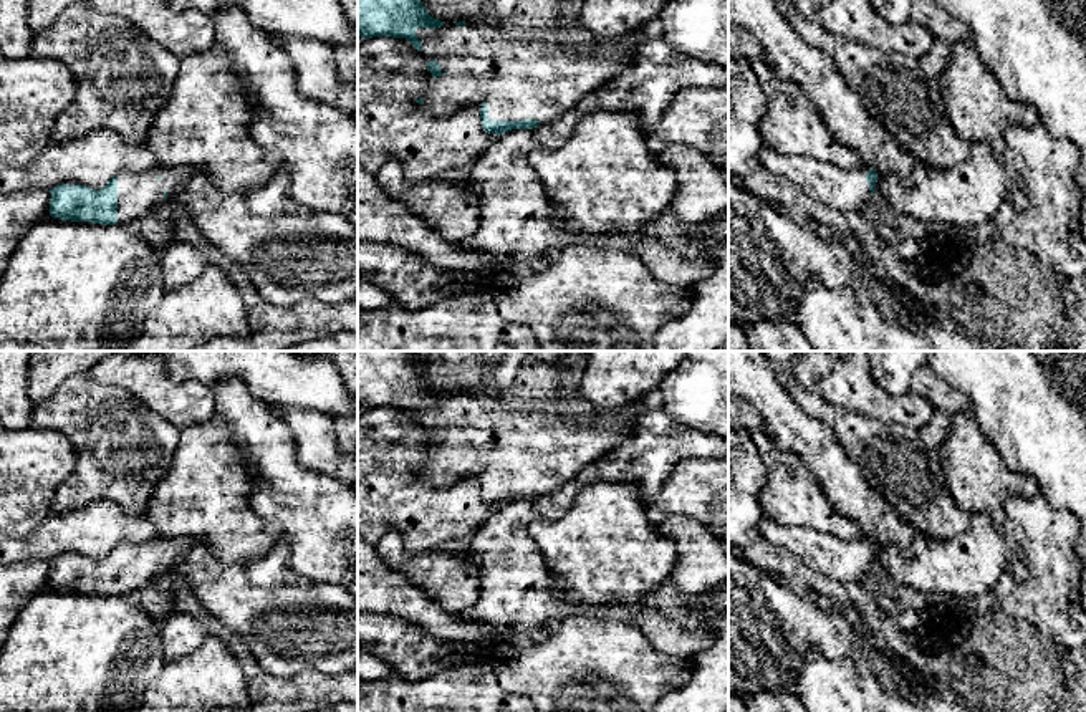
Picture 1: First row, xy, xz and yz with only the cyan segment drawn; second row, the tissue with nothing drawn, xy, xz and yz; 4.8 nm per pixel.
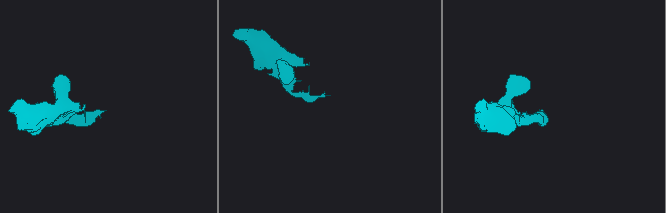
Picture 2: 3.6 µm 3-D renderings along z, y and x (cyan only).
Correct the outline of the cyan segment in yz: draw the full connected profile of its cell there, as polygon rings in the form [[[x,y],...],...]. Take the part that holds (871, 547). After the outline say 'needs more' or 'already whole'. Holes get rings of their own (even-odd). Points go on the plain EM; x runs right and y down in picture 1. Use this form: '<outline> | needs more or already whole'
[[[766,517],[758,533],[808,568],[843,585],[861,581],[876,568],[877,543],[866,535],[846,541],[813,528],[778,525]]] | needs more

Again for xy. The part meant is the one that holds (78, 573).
[[[157,535],[144,543],[121,543],[99,561],[66,553],[50,561],[50,586],[71,593],[136,596],[164,570],[174,571],[197,543],[192,538]]] | needs more

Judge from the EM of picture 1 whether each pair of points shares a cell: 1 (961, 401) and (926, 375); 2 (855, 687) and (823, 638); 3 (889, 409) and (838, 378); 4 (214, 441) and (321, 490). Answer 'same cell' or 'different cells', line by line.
1: same cell
2: different cells
3: same cell
4: different cells

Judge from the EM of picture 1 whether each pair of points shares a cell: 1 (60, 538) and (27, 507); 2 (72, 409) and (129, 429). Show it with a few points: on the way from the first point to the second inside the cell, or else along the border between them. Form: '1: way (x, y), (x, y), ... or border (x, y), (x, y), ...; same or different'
1: border (53, 514), (25, 537), (17, 538); different
2: way (86, 413), (110, 429), (115, 429); same

